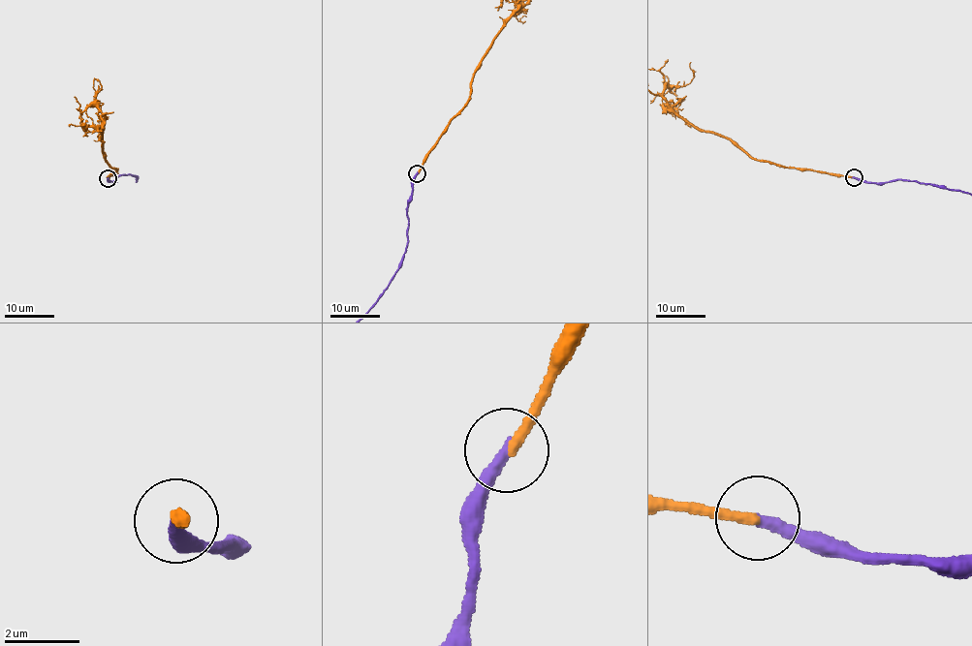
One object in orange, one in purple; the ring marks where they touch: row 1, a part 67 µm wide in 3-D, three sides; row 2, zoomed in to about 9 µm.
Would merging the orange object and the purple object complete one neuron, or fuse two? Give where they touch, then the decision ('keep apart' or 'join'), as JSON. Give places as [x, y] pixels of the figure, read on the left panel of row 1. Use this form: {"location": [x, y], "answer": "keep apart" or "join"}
{"location": [108, 178], "answer": "join"}

